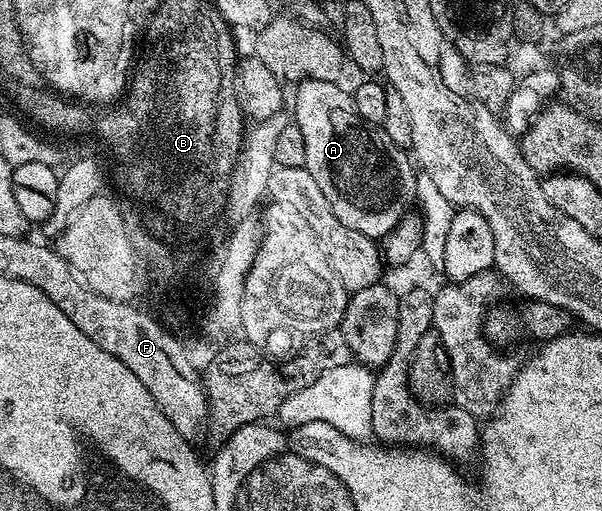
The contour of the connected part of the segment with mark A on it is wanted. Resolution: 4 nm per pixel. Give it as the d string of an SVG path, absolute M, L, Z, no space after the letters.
M307 78L299 81L295 85L296 88L296 116L294 112L294 123L302 130L302 138L306 138L306 162L304 167L308 169L310 174L314 174L314 182L318 182L318 190L326 198L326 202L330 206L330 210L338 218L338 222L342 222L350 230L358 230L358 234L366 234L373 238L383 238L390 234L390 230L394 230L394 226L398 226L398 222L409 211L408 208L416 199L416 178L417 169L414 167L414 160L405 149L399 148L393 140L384 132L383 127L367 124L362 118L362 114L358 114L358 106L352 100L352 92L344 89L340 84L331 84L322 80L309 80Z

